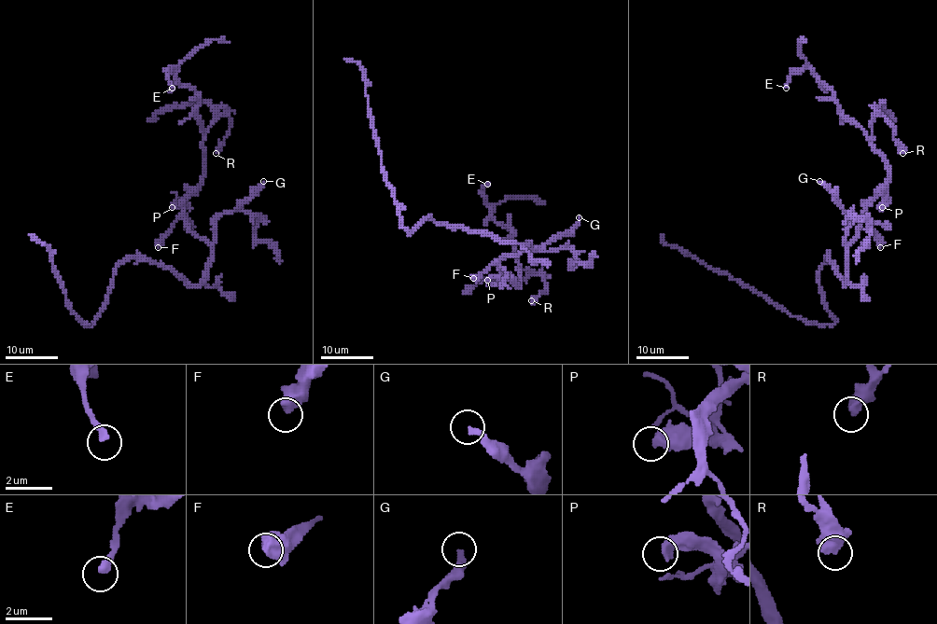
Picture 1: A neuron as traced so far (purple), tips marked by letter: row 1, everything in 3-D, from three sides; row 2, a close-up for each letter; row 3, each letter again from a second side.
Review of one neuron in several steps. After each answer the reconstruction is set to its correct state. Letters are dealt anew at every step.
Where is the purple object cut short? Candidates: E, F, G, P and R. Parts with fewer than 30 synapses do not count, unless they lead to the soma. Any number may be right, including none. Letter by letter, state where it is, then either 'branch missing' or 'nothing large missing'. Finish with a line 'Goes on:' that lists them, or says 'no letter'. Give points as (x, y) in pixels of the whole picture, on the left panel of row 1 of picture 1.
E: at (172, 88); branch missing
F: at (158, 247); nothing large missing
G: at (263, 181); branch missing
P: at (172, 207); nothing large missing
R: at (216, 153); nothing large missing
Goes on: E, G

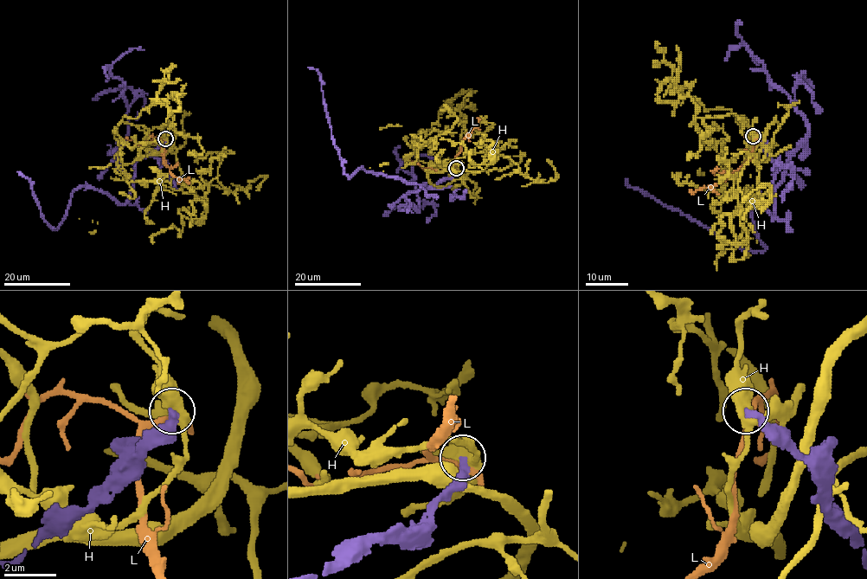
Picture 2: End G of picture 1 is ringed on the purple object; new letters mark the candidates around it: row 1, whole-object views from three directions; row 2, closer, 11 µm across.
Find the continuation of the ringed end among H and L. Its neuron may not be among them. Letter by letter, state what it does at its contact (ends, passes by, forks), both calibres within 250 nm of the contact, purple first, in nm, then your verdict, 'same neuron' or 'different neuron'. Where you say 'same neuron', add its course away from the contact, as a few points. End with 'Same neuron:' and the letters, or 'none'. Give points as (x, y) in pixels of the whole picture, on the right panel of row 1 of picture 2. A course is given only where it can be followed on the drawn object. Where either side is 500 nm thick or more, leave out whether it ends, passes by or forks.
H: it forks; calibres 360 and 400 nm; different neuron
L: it ends; calibres 480 and 360 nm; different neuron
Same neuron: none

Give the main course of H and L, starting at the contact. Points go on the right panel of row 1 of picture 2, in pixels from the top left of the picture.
H: (754, 136), (765, 161), (776, 144), (758, 167), (757, 205), (739, 215), (747, 254), (722, 249), (716, 269)
L: (755, 138), (752, 141), (752, 156), (739, 168), (715, 183), (690, 191)

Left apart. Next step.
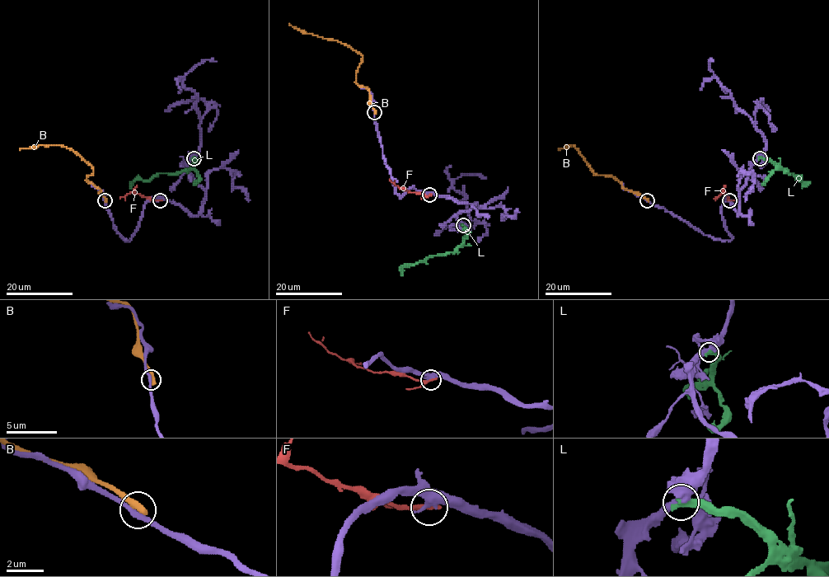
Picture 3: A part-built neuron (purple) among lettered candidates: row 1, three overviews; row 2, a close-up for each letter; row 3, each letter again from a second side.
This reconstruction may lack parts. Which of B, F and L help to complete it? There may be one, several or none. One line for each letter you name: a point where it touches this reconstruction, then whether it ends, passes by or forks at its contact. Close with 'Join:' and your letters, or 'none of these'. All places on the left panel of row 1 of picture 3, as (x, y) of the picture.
Join: none of these

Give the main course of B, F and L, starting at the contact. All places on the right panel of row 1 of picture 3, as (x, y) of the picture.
B: (647, 200), (625, 189), (617, 180), (596, 175), (573, 144), (559, 149)
F: (729, 200), (723, 192), (714, 199)
L: (760, 157), (771, 160), (798, 180), (811, 183)

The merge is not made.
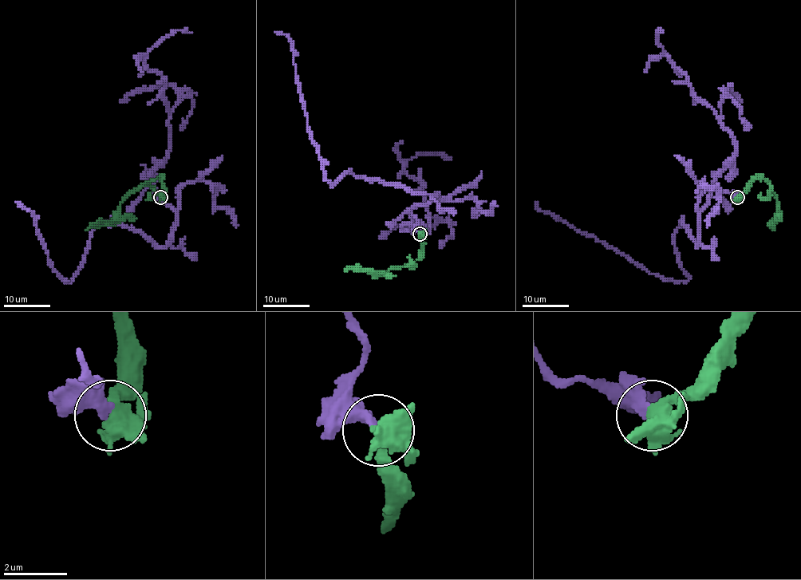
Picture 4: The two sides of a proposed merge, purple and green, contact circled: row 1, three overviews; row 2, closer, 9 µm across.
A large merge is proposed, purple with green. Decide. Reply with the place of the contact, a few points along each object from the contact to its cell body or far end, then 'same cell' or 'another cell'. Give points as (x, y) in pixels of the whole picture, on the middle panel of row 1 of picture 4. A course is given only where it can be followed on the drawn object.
place (420, 234); course purple (419, 233), (411, 211), (436, 196), (351, 171), (334, 184), (326, 179), (290, 38), (275, 33); course green (419, 233), (420, 256), (412, 263), (392, 267), (380, 274), (345, 270); another cell

